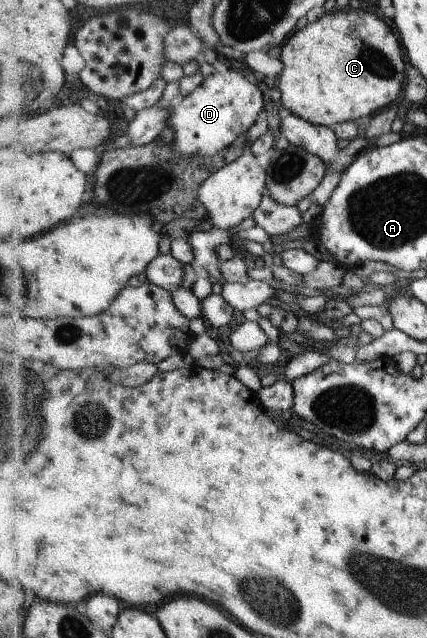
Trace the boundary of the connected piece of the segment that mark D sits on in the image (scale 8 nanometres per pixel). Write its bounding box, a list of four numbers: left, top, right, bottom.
[170,66,263,158]

